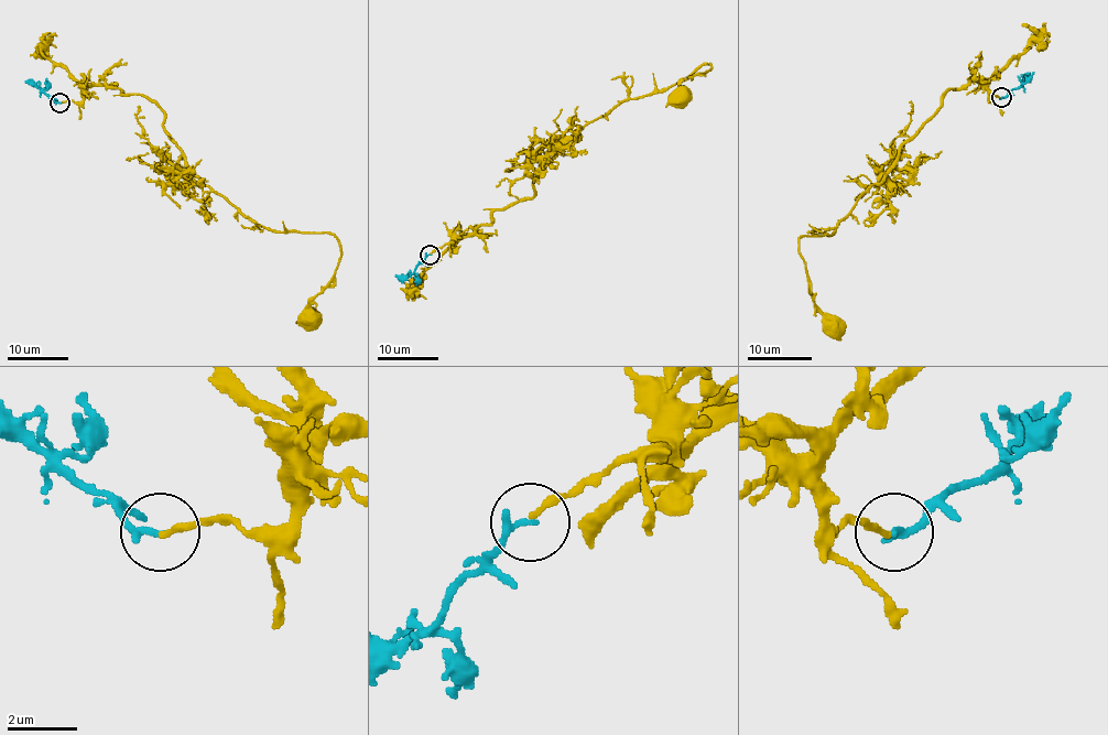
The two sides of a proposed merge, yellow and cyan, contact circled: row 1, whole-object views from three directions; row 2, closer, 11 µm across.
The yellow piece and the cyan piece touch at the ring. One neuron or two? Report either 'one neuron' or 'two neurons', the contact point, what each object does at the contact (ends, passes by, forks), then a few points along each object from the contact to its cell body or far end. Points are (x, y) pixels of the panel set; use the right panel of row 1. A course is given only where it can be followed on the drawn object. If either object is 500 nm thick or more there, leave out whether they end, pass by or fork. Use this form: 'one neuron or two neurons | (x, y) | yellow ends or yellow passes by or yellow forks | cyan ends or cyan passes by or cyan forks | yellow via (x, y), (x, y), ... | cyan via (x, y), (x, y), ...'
two neurons | (1001, 97) | yellow ends | cyan ends | yellow via (1000, 98), (989, 96), (985, 80), (951, 88), (833, 233), (800, 239), (814, 305), (832, 326) | cyan via (1002, 98), (1021, 84), (1024, 74)

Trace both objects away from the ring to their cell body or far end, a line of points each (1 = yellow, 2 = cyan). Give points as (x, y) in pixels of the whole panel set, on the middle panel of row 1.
1: (430, 253), (530, 200), (566, 139), (709, 65), (684, 78), (677, 95)
2: (430, 255), (412, 273), (395, 277)

